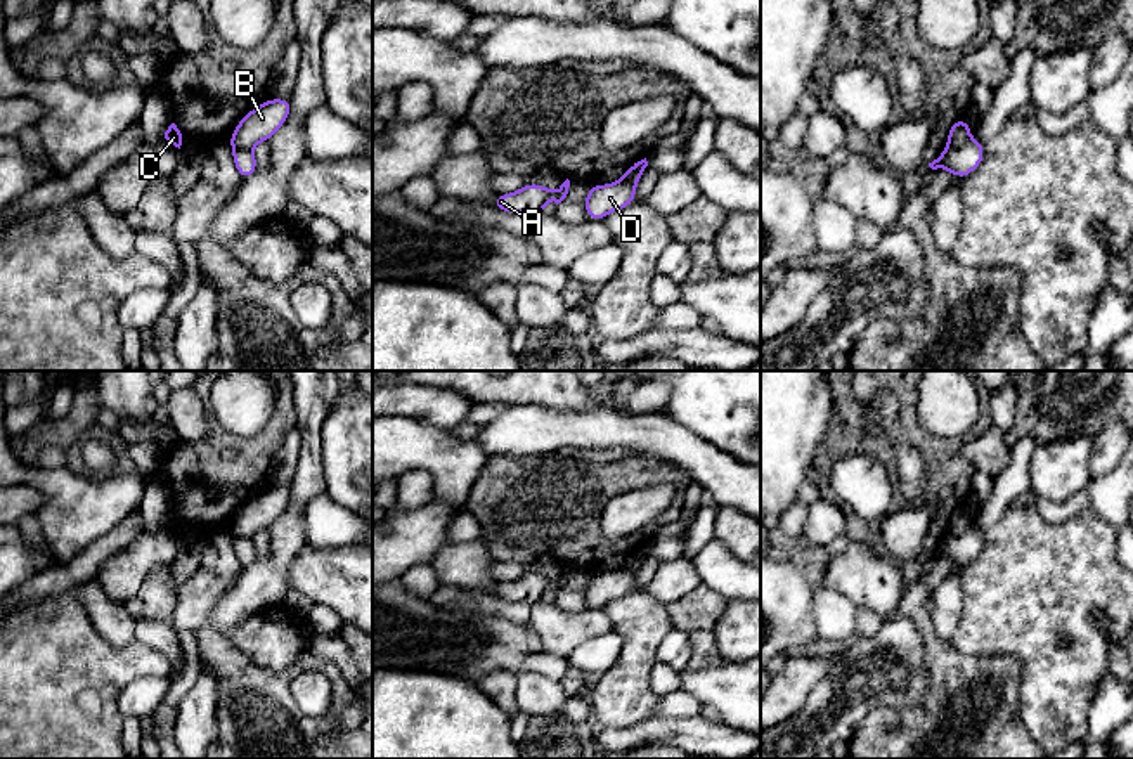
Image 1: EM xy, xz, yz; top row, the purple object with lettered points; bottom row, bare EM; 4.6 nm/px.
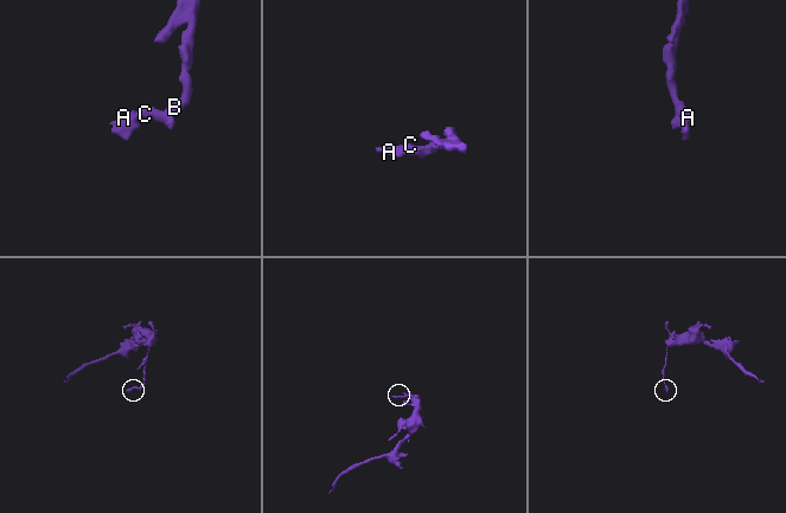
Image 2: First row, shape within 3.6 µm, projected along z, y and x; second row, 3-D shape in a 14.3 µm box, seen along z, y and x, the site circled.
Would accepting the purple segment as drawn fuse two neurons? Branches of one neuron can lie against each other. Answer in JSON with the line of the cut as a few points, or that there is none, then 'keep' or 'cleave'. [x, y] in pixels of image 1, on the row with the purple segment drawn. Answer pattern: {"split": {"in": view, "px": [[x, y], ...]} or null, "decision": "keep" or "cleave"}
{"split": {"in": "xy", "px": [[229, 139], [234, 146], [250, 149]]}, "decision": "cleave"}

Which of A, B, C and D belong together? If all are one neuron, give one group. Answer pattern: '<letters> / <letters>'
A C D / B

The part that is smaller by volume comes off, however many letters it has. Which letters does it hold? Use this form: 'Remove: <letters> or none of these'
Remove: A, C, D

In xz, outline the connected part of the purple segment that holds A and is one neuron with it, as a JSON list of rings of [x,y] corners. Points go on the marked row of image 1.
[[[566,178],[556,191],[547,191],[541,184],[525,184],[518,192],[497,194],[492,206],[508,211],[535,217],[546,210],[549,199],[556,204],[568,194],[570,180]]]

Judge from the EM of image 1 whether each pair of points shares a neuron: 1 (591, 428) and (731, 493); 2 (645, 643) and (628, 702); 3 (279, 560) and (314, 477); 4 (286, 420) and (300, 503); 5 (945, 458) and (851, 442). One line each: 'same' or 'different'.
1: same
2: same
3: same
4: different
5: same

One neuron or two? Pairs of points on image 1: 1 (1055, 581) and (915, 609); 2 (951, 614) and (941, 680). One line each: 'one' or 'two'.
1: two
2: two

